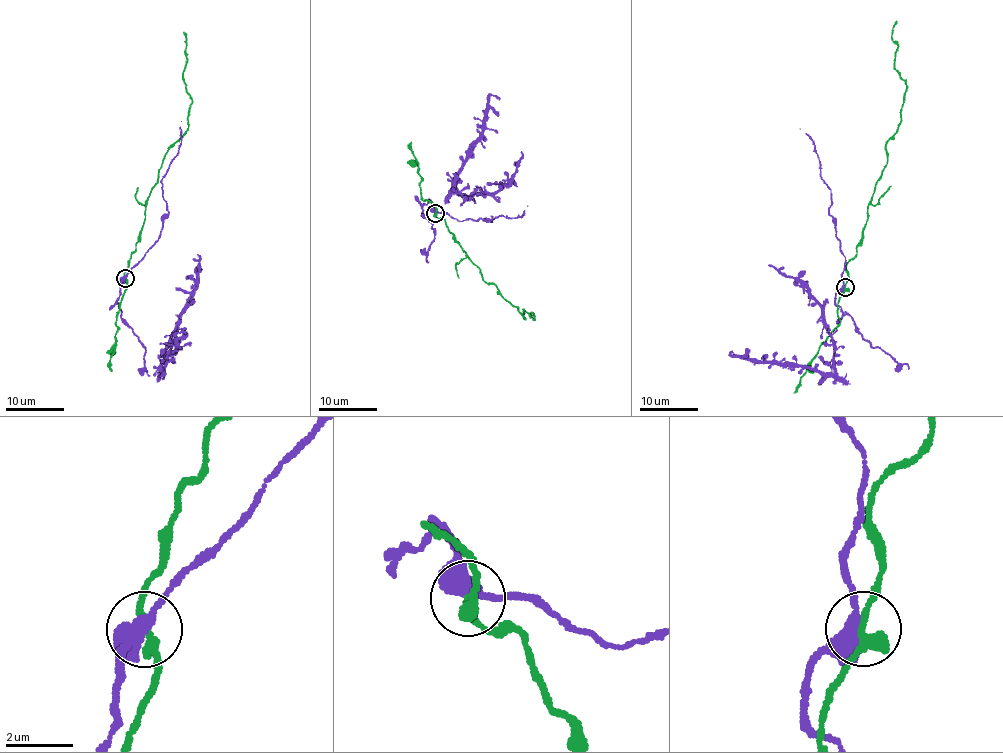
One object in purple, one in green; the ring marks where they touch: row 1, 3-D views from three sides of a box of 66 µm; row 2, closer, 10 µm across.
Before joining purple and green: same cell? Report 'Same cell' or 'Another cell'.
Another cell

